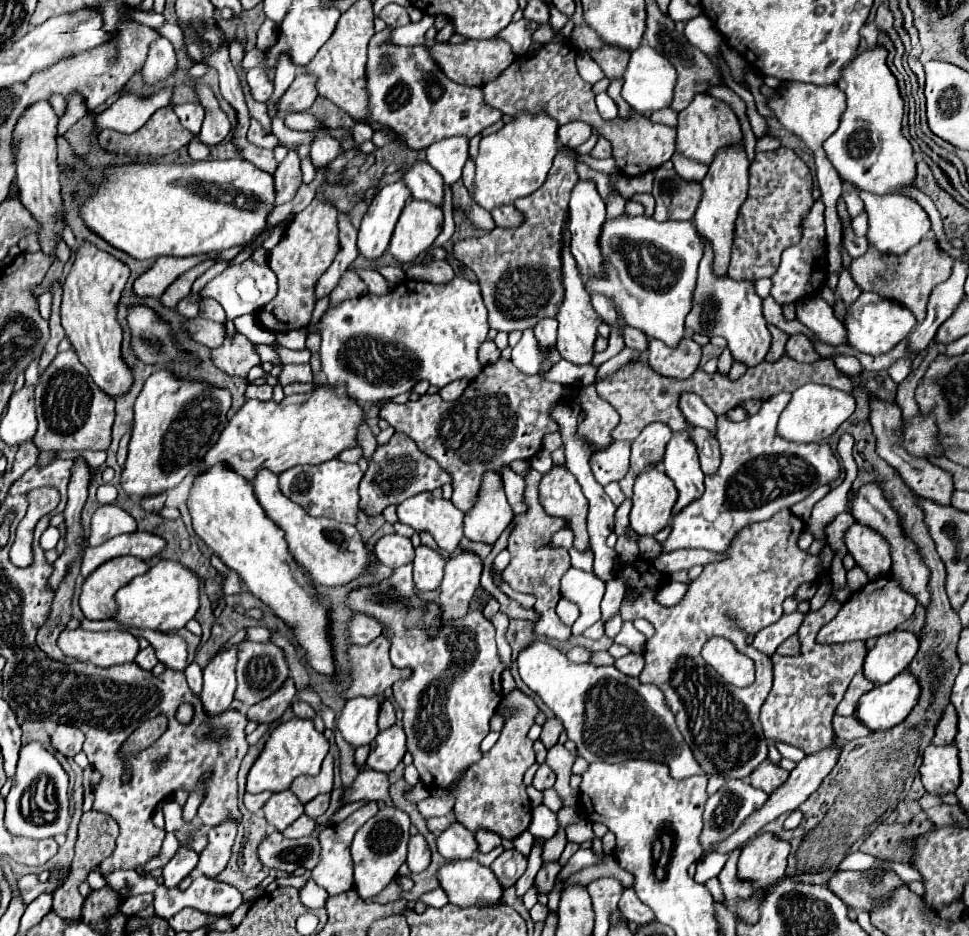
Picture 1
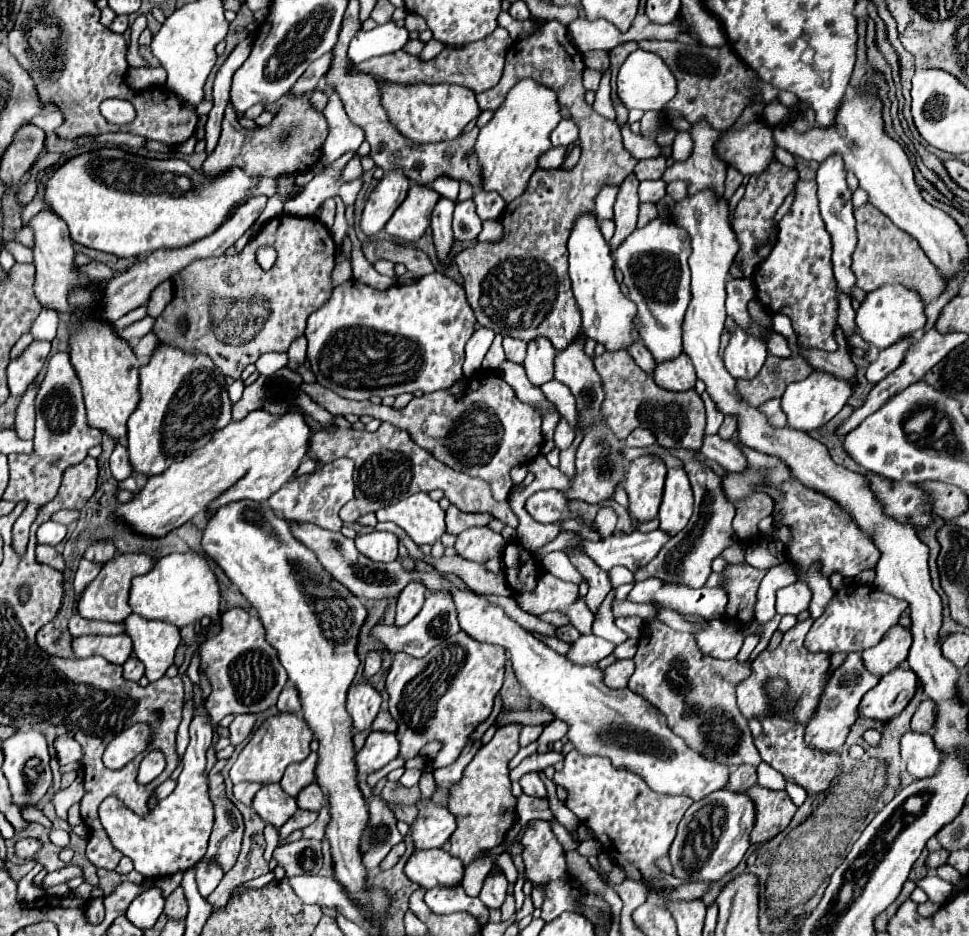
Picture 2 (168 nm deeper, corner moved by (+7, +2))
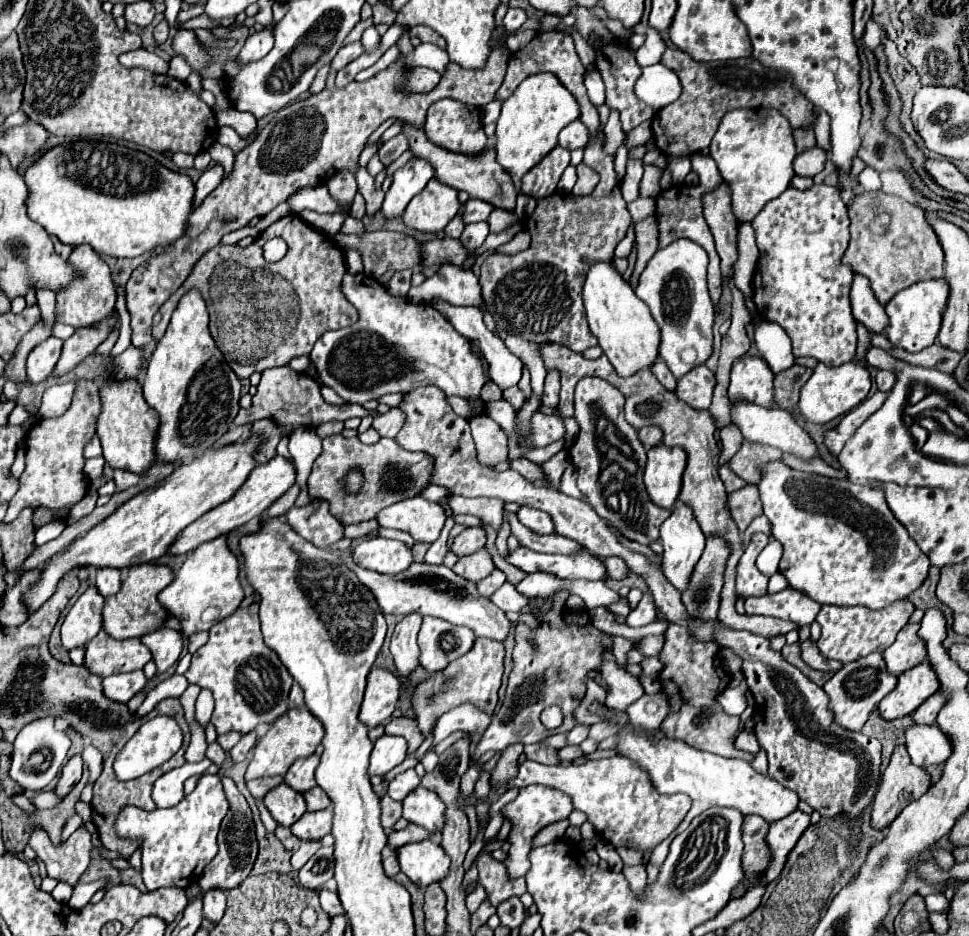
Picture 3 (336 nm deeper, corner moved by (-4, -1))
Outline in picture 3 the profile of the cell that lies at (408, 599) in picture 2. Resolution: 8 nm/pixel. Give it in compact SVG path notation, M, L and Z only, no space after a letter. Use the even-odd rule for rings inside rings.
M405 615L397 623L391 637L391 653L401 675L409 675L417 667L417 633L421 627L421 615Z

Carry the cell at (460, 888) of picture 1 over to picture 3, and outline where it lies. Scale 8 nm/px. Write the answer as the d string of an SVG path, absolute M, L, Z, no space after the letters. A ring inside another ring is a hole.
M425 839L421 843L411 843L397 849L401 871L417 885L427 887L449 875L451 859L445 849L437 845L435 839Z

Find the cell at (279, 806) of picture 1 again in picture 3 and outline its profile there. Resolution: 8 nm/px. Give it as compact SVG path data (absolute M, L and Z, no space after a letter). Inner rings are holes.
M281 783L273 787L265 797L263 797L265 807L273 815L273 819L283 825L291 827L307 809L305 809L305 799L301 793L293 791L289 785Z

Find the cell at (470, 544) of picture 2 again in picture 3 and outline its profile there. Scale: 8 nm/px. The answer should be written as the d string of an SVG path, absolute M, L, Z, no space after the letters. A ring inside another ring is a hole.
M481 547L473 555L459 557L459 561L453 567L453 571L457 571L457 575L471 579L471 581L479 581L479 579L487 577L493 569L495 569L495 561L485 547Z

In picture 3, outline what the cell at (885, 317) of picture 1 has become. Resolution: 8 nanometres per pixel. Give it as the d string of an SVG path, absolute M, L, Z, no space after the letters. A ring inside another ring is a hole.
M931 279L915 283L903 291L899 291L887 305L885 313L889 317L889 323L885 327L885 335L891 341L891 345L901 347L909 353L917 353L929 345L935 343L939 327L941 327L941 311L947 303L949 287L945 285L945 279Z

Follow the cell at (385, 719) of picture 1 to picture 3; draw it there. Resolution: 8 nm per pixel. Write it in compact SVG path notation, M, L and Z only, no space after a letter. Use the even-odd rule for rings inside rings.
M395 717L395 719L391 719L391 721L385 725L385 733L405 737L407 743L409 743L409 755L423 743L415 719L409 719L409 717Z

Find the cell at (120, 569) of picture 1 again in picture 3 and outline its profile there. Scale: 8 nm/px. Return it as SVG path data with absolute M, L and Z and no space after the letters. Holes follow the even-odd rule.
M131 565L123 571L121 589L115 595L109 595L103 605L103 629L115 639L141 637L149 631L155 631L161 621L167 617L167 611L157 603L157 593L163 591L173 581L173 571L167 565Z

